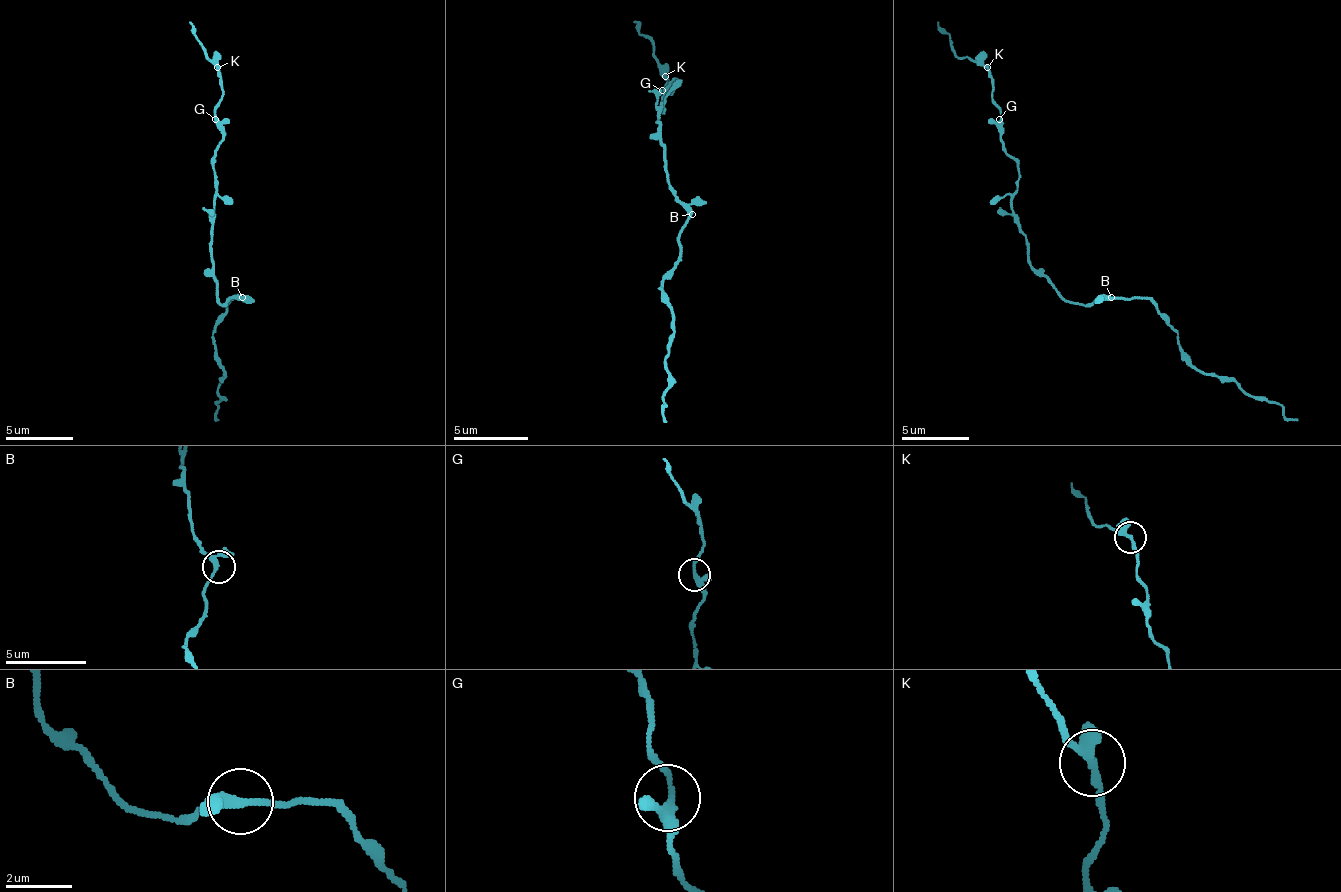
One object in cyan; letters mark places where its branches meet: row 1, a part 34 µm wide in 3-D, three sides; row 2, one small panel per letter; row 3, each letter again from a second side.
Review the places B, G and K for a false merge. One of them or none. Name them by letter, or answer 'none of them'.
none of them

